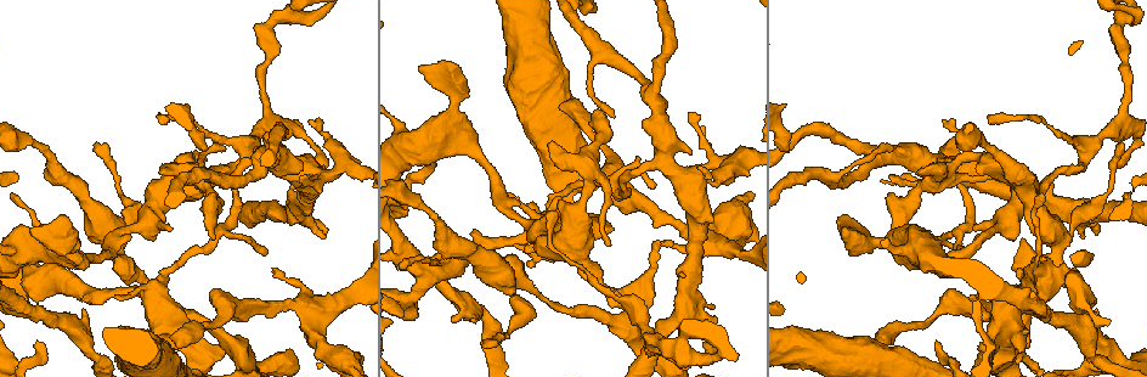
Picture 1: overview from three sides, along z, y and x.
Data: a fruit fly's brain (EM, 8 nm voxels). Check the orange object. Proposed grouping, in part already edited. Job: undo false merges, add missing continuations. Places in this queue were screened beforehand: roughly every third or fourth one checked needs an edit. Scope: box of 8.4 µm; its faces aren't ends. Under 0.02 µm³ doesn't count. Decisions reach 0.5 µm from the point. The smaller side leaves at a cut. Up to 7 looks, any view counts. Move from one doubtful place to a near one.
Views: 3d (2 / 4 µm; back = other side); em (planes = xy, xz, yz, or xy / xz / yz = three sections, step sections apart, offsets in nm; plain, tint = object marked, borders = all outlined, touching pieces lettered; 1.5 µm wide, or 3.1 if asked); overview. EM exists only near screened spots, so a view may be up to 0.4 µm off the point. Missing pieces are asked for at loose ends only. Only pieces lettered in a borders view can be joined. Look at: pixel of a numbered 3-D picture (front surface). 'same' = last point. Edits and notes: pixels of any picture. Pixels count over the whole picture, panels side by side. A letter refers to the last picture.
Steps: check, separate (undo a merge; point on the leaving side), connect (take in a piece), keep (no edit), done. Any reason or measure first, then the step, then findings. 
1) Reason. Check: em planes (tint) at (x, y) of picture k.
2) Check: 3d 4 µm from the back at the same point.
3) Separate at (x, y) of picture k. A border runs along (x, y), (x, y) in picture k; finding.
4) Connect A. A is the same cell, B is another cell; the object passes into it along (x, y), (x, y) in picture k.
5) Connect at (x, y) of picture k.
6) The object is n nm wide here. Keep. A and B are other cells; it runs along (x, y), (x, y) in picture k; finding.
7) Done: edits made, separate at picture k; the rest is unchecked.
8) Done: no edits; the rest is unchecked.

Branch stops here. Check: em planes (borders) at (301, 169) of picture 1.

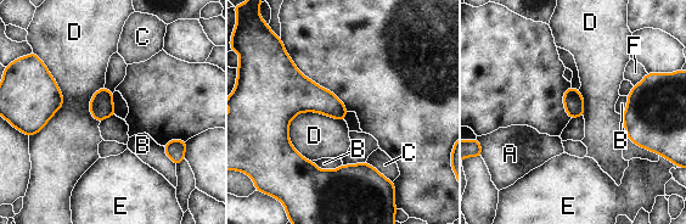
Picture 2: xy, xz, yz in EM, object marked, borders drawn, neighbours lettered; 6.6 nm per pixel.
The object is 130 nm wide here. Keep. A, B, C, D, E and F are other cells; a border runs along (343, 119), (299, 112), (290, 144) in picture 2; none of them fits.

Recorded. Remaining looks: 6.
Free end. Check: em planes (borders) at (214, 238) of picture 1.

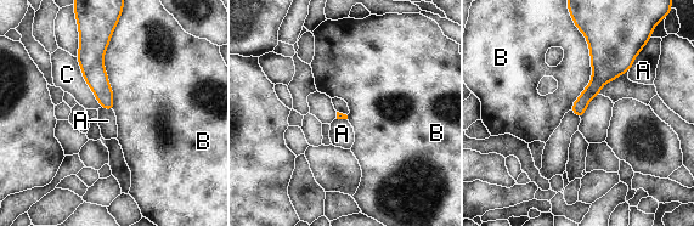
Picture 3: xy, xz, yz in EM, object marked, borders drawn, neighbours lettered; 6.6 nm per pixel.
Keep. A, B and C are other cells; none of them fits.

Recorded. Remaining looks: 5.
End of a long branch. Check: em planes (borders) at (483, 346) of picture 1.

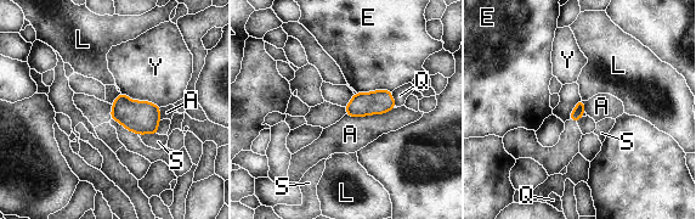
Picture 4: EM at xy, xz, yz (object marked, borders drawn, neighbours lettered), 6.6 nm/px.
Keep. A, E, L, Q, S and Y are other cells; a border runs along (394, 107), (382, 113), (346, 114) in picture 4; none of them fits.

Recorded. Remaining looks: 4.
Done: no edits; the rest is unchecked.

